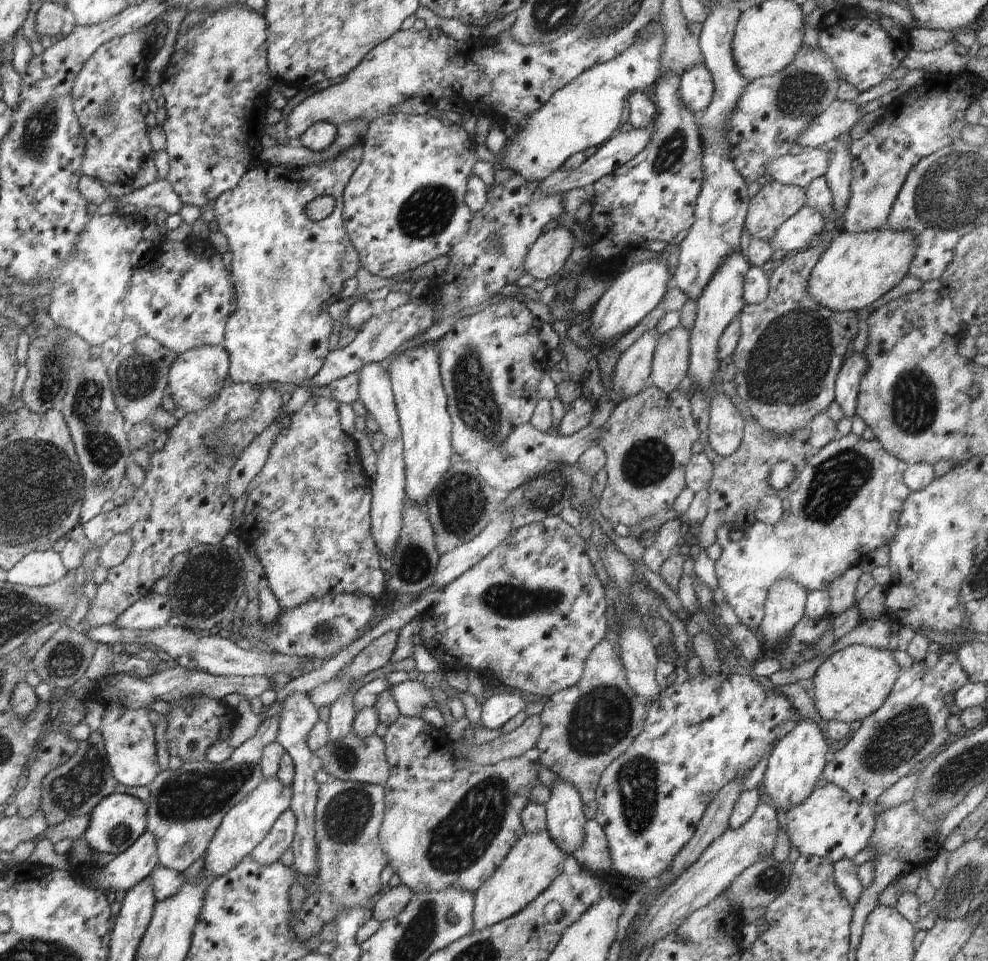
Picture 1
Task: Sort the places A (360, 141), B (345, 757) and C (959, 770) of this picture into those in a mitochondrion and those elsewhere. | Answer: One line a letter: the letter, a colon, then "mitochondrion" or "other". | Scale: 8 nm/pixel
A: other
B: mitochondrion
C: mitochondrion

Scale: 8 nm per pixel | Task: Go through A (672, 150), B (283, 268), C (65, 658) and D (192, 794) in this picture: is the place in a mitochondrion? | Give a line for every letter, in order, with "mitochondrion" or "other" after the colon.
A: mitochondrion
B: mitochondrion
C: mitochondrion
D: mitochondrion

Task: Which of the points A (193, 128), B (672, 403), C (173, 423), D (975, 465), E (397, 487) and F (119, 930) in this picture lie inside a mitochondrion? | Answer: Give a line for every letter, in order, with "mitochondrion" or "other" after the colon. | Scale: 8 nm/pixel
A: other
B: other
C: other
D: other
E: other
F: other

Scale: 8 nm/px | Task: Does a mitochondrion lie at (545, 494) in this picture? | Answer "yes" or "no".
yes

